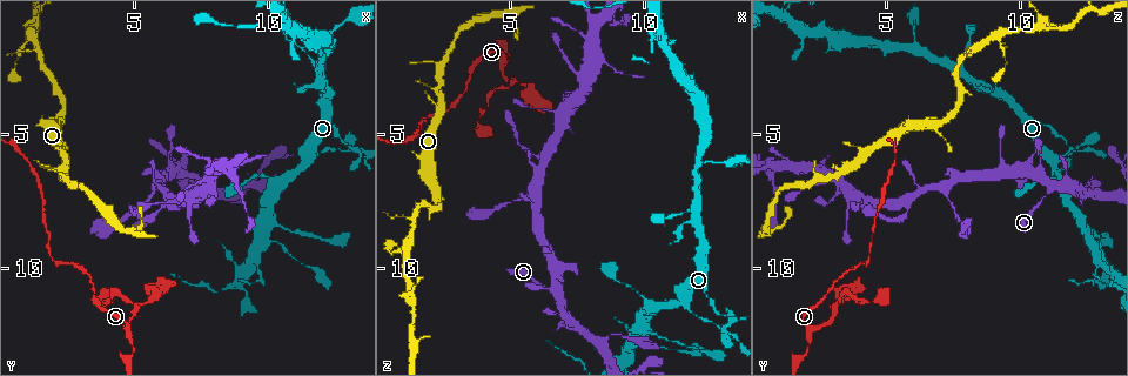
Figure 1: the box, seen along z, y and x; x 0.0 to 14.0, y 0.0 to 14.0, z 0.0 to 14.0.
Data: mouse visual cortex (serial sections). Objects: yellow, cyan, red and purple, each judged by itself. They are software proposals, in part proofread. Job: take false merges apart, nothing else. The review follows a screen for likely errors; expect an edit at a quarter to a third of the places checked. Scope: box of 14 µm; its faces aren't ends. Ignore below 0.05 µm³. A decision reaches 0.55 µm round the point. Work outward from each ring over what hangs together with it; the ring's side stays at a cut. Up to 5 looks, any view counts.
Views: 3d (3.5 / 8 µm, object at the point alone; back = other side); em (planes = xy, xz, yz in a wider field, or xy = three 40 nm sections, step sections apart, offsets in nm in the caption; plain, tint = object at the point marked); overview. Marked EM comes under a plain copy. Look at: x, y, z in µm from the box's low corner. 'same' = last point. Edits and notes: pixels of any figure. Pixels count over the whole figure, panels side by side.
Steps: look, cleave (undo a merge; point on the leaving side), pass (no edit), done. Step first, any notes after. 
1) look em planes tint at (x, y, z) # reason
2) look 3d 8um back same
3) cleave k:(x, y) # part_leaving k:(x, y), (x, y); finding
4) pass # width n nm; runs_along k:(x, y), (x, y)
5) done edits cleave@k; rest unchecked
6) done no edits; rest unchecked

look 3d 3.5um at (1.3, 1.0, 10.6) # calibre changes

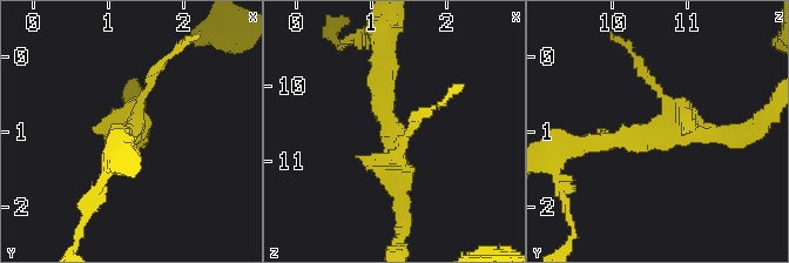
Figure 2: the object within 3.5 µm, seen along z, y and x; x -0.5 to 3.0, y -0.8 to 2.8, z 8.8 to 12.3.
look em planes tint at (1.30, 1.00, 10.70) # need the tissue

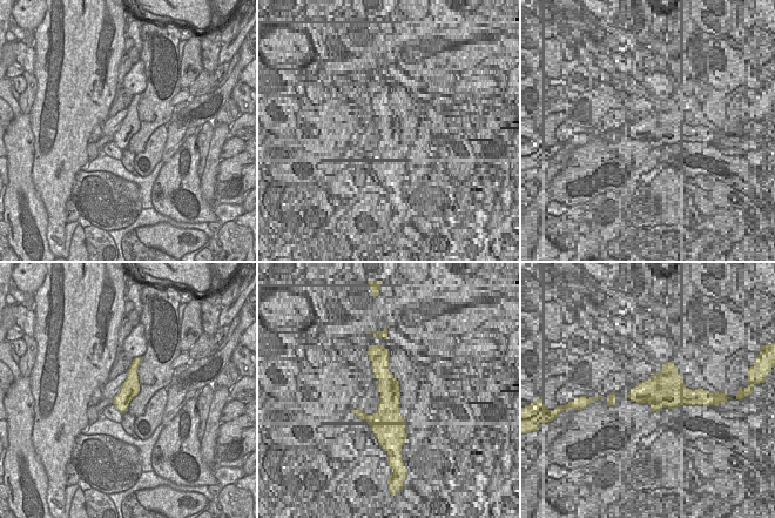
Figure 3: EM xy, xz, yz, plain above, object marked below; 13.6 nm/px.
pass # arms 3; runs_along 2:(380, 66), (403, 216); all the same cell

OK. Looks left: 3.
look 3d 3.5um at (11.9, 2.6, 7.6) # three-way junction

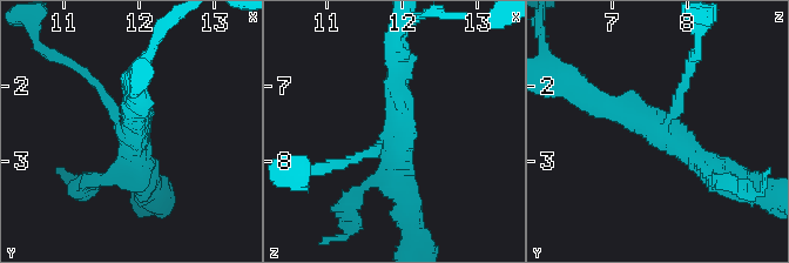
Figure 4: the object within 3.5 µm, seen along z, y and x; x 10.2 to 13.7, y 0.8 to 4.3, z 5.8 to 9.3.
look em planes tint at (11.90, 2.65, 7.70) # now the EM

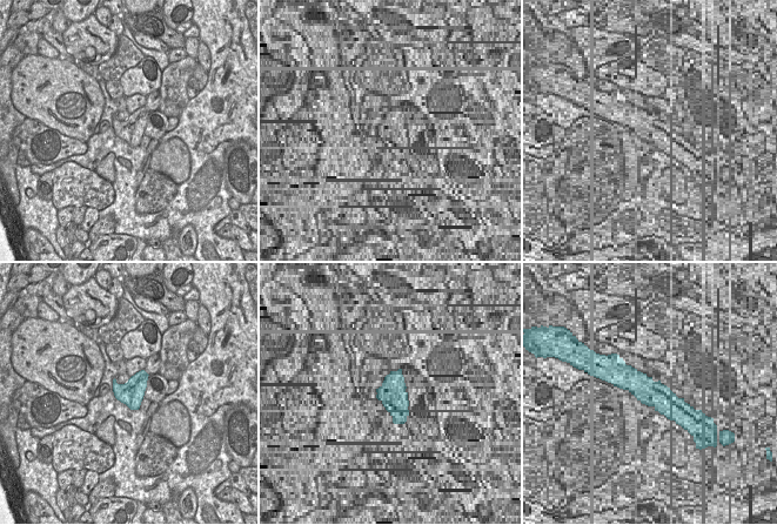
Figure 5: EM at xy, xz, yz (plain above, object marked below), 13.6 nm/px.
look em xy step 1 tint same

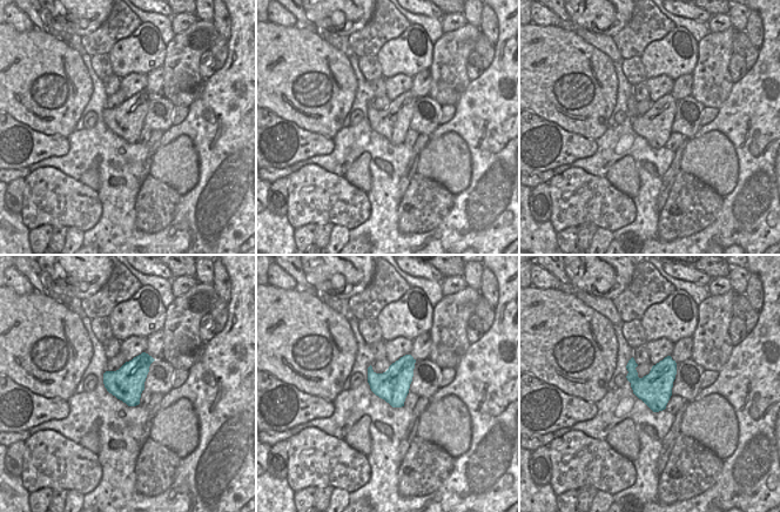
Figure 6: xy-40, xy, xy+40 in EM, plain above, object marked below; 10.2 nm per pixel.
pass # arms 3; arm_widths 150, 350, 350 nm; runs_along 4:(725, 172), (595, 100); continuous, no second cell

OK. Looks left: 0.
done no edits; rest unchecked

